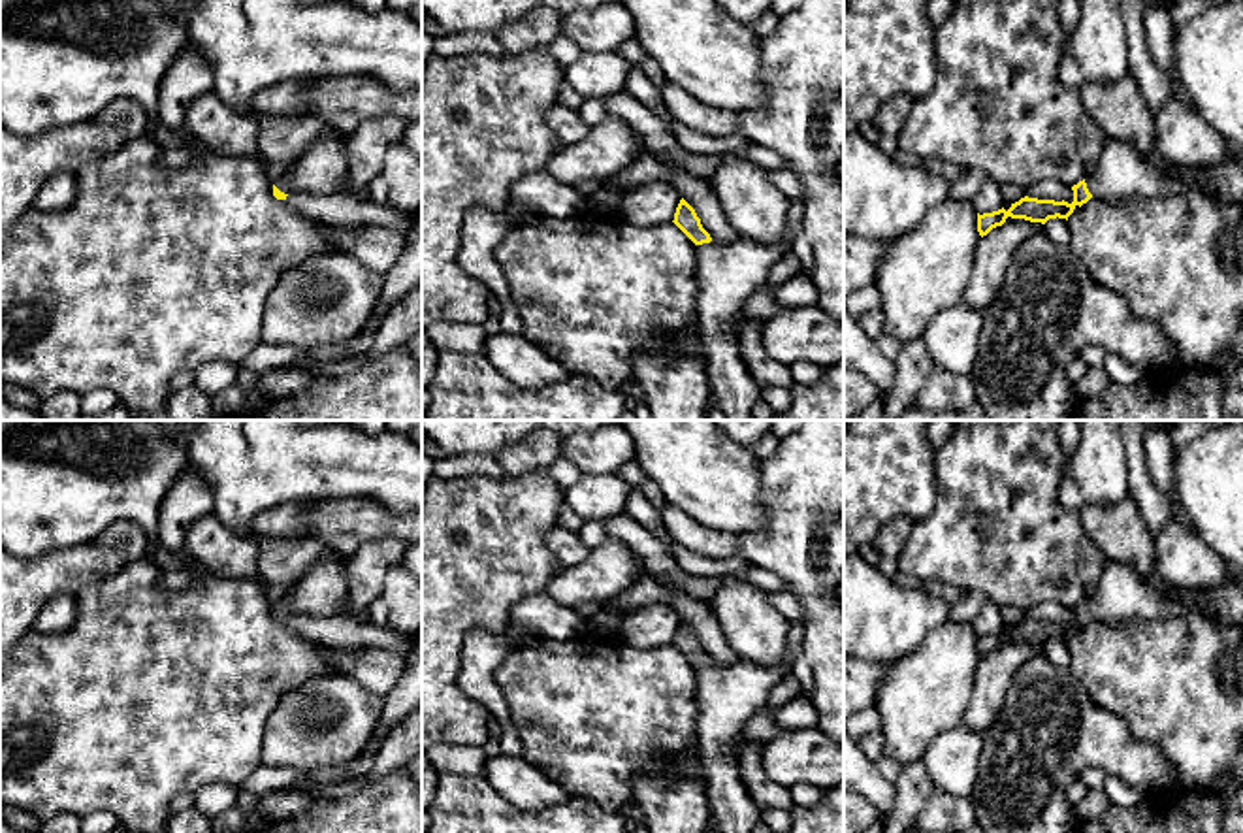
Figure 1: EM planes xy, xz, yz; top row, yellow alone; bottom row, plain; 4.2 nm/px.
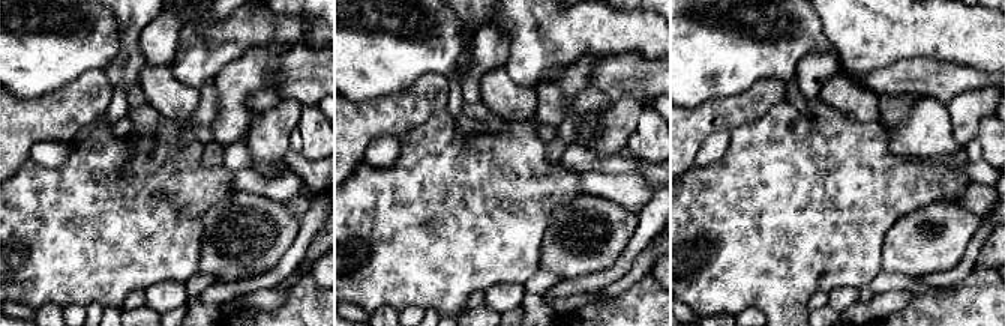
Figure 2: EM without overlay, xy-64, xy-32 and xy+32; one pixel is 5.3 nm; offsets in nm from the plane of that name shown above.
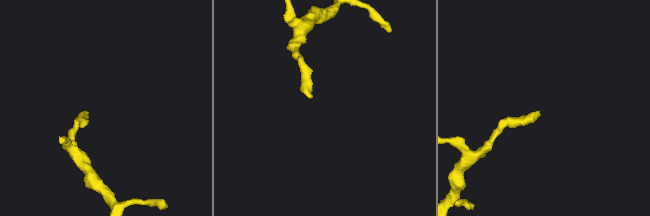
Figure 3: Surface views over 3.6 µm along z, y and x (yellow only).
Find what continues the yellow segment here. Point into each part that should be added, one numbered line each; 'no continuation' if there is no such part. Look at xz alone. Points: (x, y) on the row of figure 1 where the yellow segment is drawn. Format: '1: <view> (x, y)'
1: xz (727, 274)

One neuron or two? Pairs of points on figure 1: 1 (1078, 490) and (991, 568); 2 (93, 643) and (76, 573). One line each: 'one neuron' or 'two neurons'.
1: two neurons
2: two neurons

